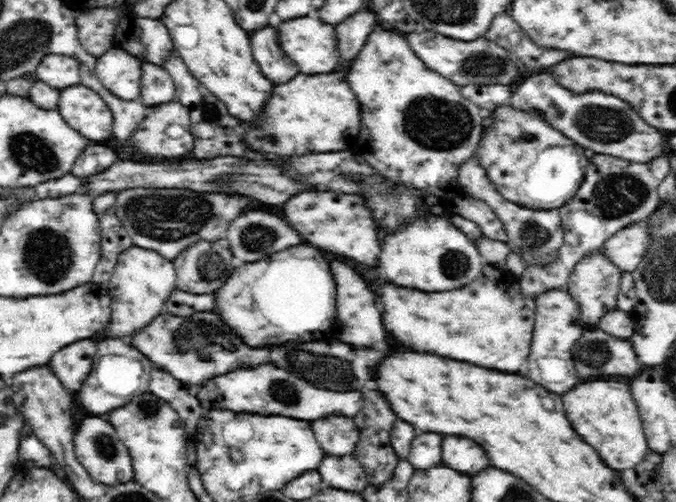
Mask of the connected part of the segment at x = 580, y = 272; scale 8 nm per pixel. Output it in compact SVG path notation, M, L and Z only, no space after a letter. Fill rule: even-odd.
M603 247L592 249L587 255L580 257L575 264L572 274L569 276L567 288L576 295L582 307L584 321L597 327L598 320L606 312L617 308L617 296L622 288L622 276L625 270L612 261L612 257L606 253Z

